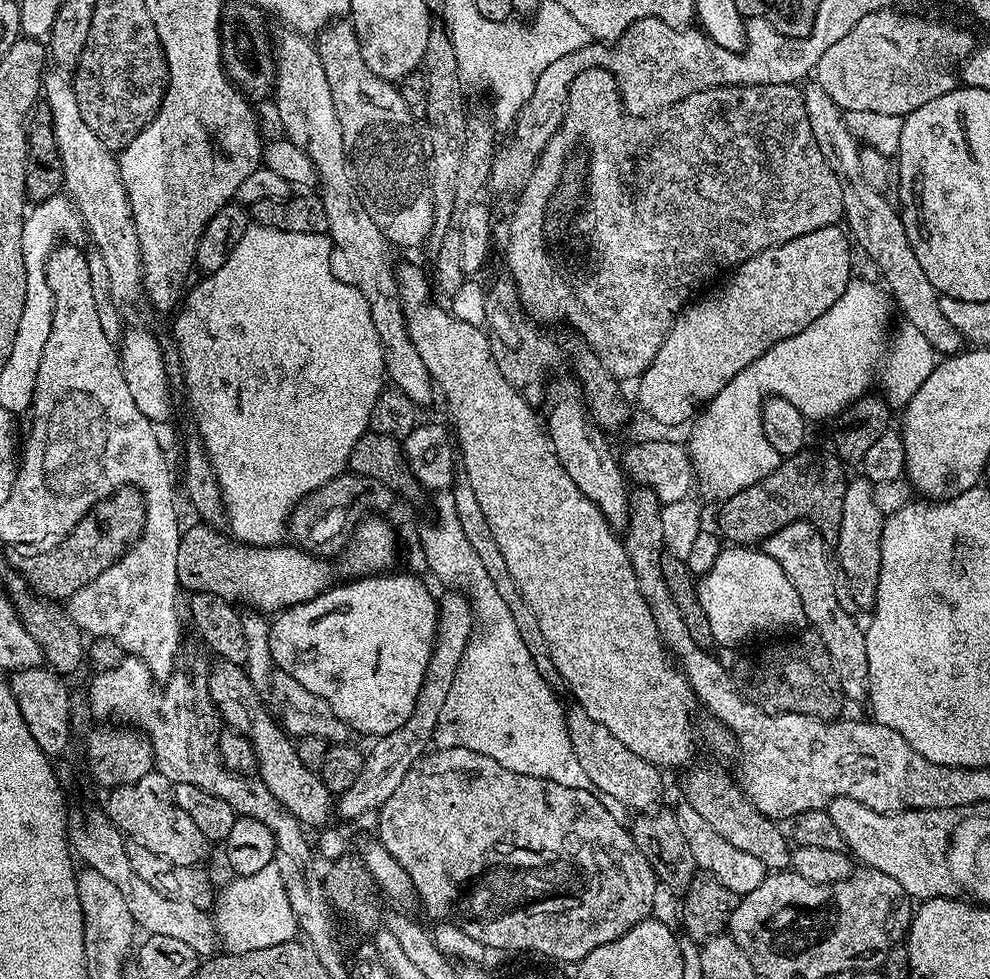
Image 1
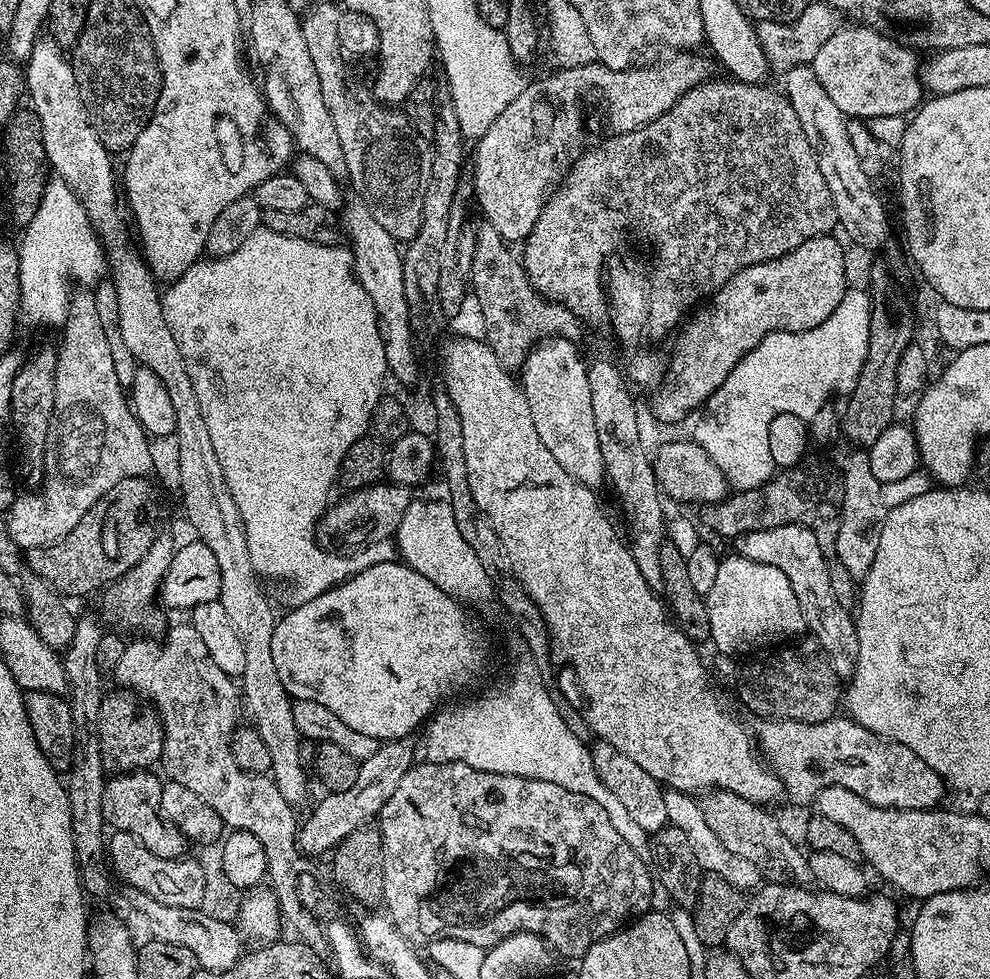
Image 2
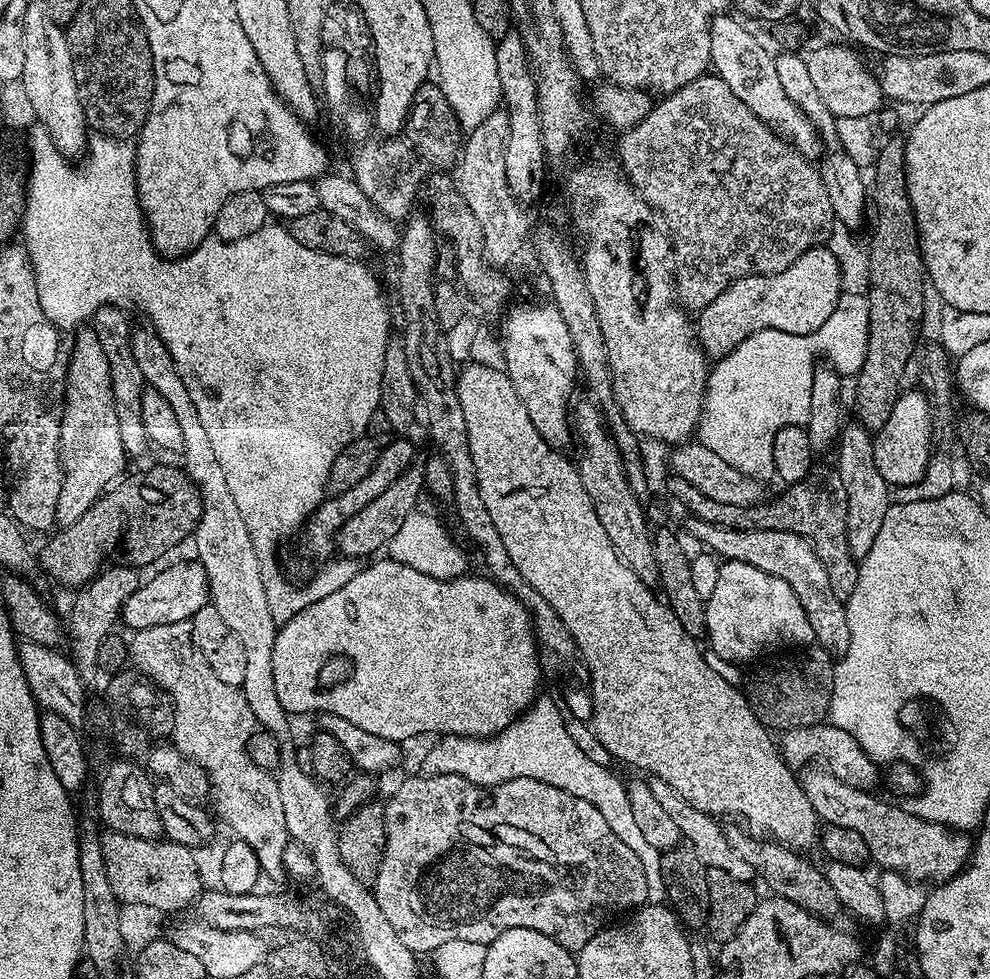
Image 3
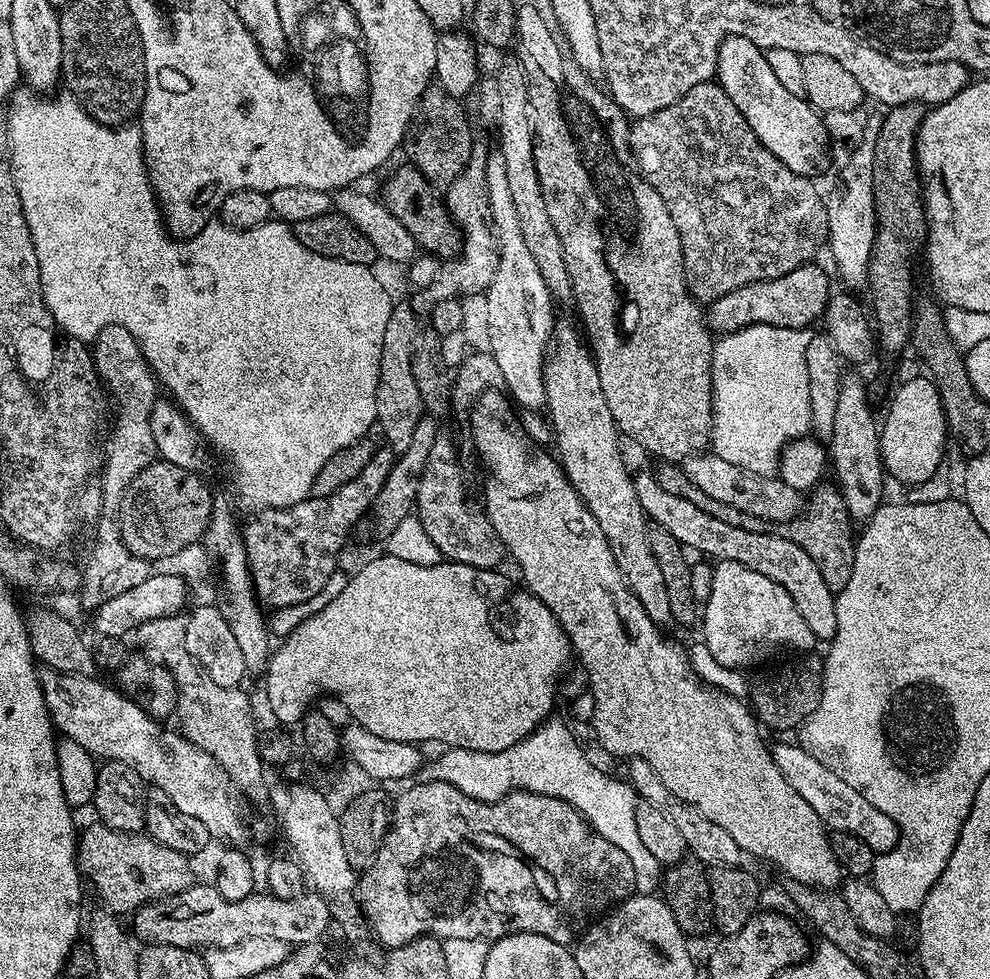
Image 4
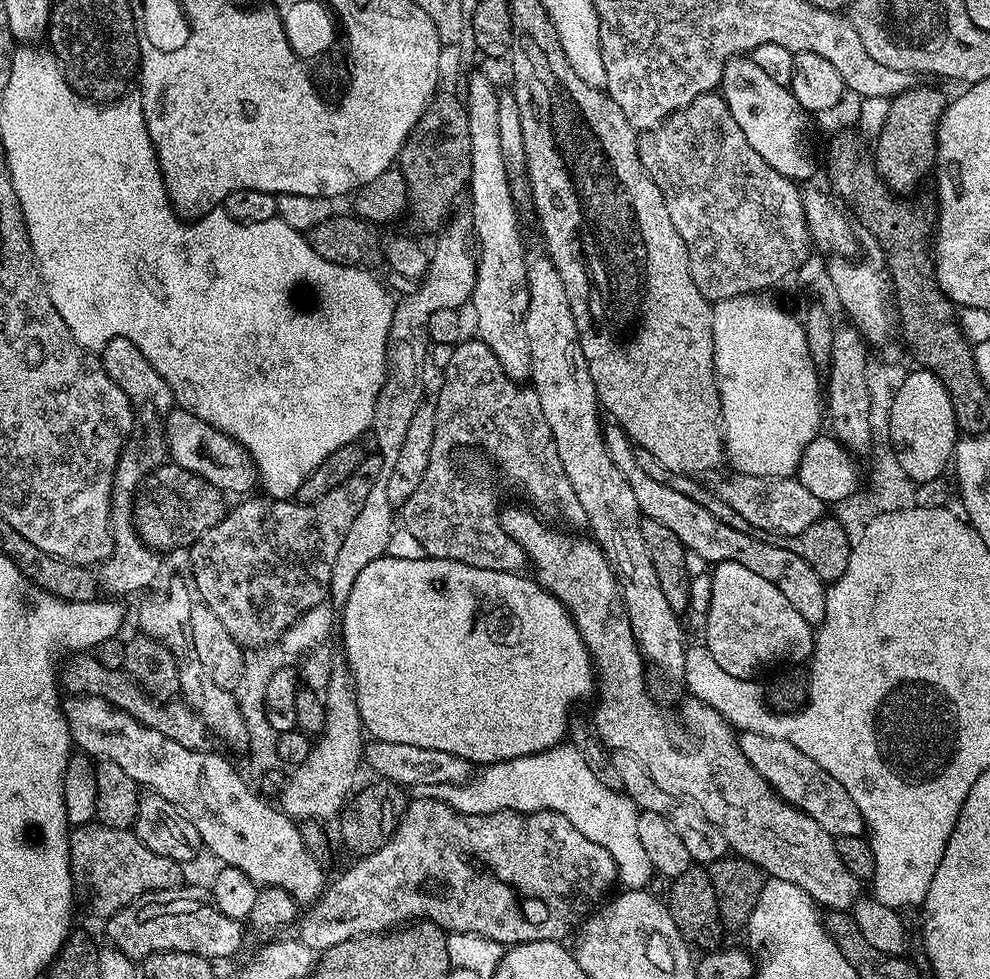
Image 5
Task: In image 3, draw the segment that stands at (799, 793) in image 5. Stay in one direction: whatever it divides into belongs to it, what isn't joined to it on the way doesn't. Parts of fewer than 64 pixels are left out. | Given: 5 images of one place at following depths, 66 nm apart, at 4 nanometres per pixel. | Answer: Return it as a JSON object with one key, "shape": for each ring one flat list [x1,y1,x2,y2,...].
{"shape":[[831,771,812,772,803,777,802,783,810,806,814,806,817,817,824,824,846,826,855,830,866,842,869,857,877,860,881,869,898,872,901,876,917,882,943,882,952,880,966,867,974,847,963,831,947,828,945,824,935,824,918,818,910,810,904,812,872,796,871,791,855,788,837,780]]}

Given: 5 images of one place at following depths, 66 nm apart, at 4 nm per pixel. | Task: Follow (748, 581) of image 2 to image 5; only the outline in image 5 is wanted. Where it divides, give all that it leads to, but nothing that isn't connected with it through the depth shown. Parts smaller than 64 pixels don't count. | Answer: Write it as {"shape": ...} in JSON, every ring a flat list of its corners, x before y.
{"shape":[[722,562,715,565,710,572,712,578,712,597,710,598,710,606,706,613,708,619,708,640,706,646,710,650,710,654,714,658,714,662,718,662,718,666,722,666,722,670,726,670,726,674,734,674,738,678,747,680,755,677,755,672,760,672,763,668,768,668,771,664,780,664,785,660,788,664,800,664,811,661,812,650,814,647,814,628,813,625,806,622,806,618,802,618,802,614,798,614,798,610,794,610,794,606,790,606,790,602,782,594,782,590,778,590,778,586,774,586,771,582,766,582,766,578,761,578,759,574,754,574,754,570,746,570,746,566,738,566,738,562]]}

